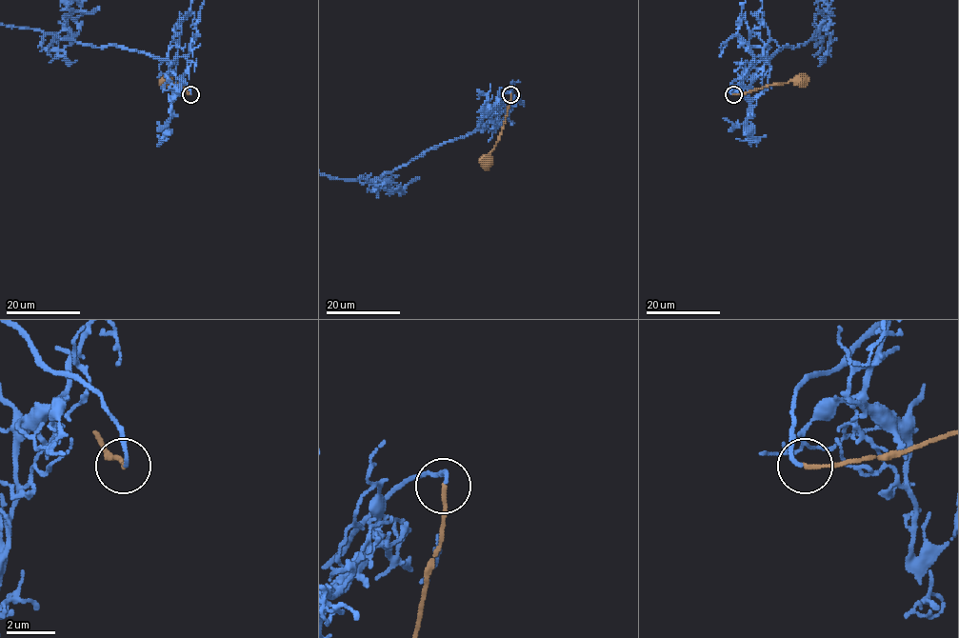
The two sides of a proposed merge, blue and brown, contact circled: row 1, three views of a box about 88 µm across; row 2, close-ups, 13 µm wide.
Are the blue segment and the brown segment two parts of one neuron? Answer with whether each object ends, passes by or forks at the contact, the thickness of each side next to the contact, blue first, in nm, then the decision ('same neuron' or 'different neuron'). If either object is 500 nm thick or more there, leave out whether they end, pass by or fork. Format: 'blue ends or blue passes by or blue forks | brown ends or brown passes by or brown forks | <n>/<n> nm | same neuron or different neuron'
blue ends | brown ends | 160/170 nm | same neuron

